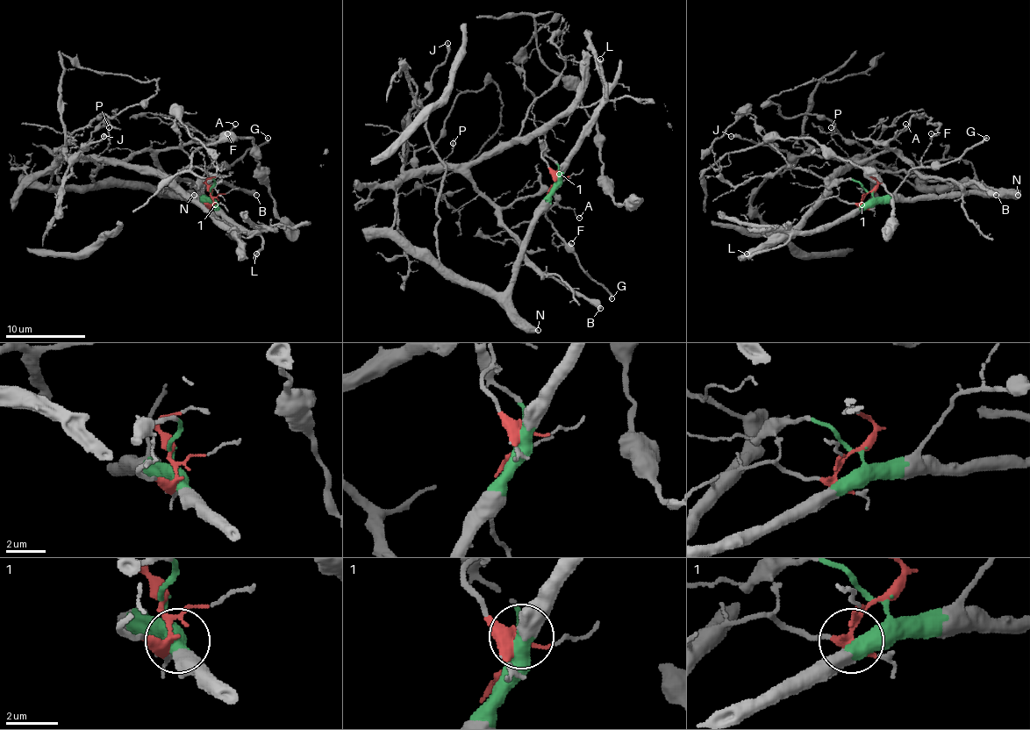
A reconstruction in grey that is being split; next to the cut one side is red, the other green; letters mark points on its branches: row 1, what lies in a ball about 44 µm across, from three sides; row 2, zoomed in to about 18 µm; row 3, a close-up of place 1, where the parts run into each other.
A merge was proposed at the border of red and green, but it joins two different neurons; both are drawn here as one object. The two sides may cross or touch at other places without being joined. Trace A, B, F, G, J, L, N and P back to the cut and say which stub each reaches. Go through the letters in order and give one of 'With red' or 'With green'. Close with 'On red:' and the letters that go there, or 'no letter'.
A: With red
B: With red
F: With green
G: With green
J: With green
L: With green
N: With green
P: With red
On red: A, B, P

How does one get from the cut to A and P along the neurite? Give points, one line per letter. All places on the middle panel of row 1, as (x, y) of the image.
A: (554, 182), (540, 132), (486, 153), (470, 168), (470, 178), (500, 206), (548, 190), (578, 218)
P: (554, 182), (540, 132), (474, 161), (446, 164), (442, 161), (452, 142)

